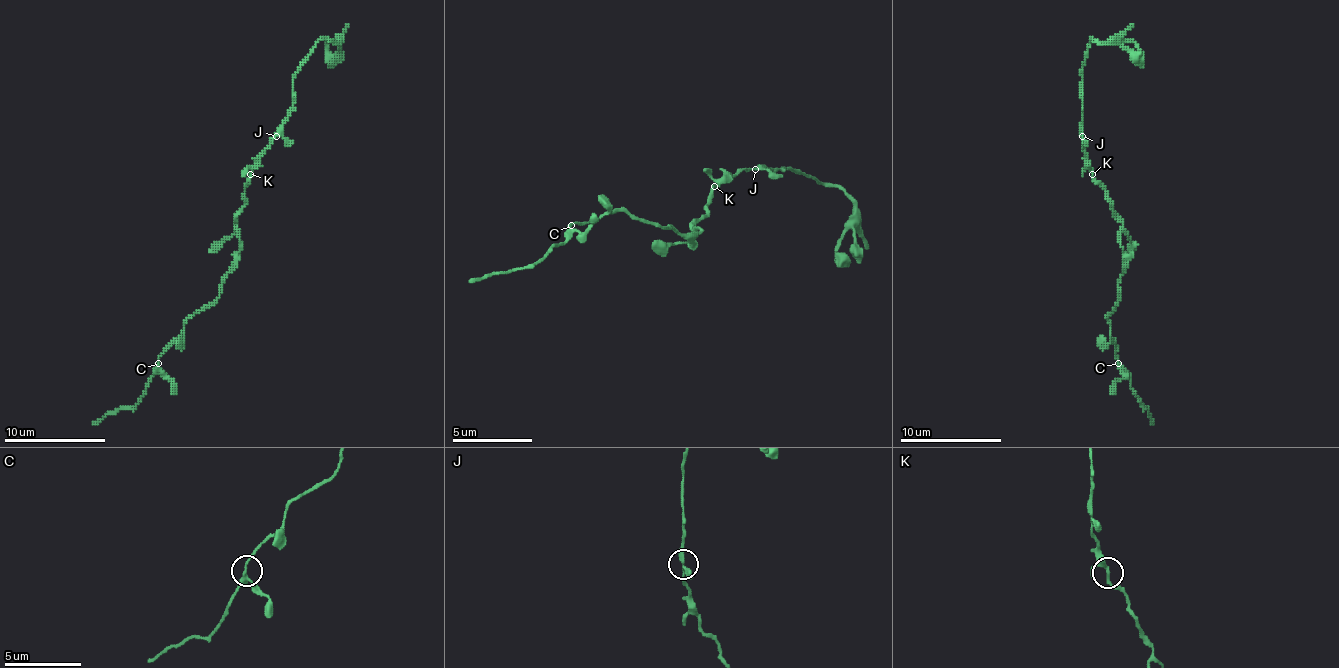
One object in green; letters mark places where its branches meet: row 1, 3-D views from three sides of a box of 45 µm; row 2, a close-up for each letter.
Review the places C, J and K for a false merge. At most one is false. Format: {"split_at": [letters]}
{"split_at": []}

